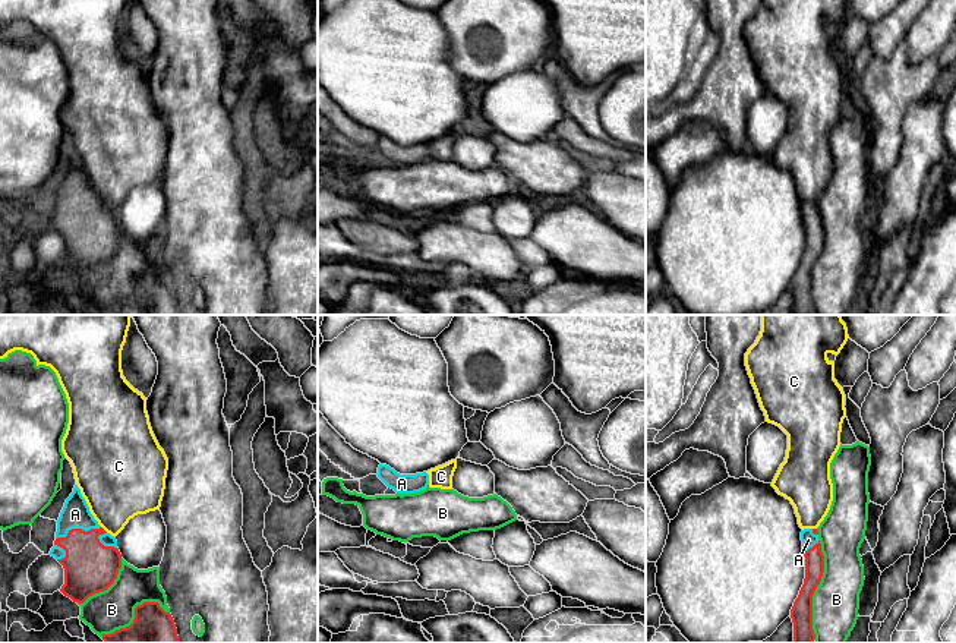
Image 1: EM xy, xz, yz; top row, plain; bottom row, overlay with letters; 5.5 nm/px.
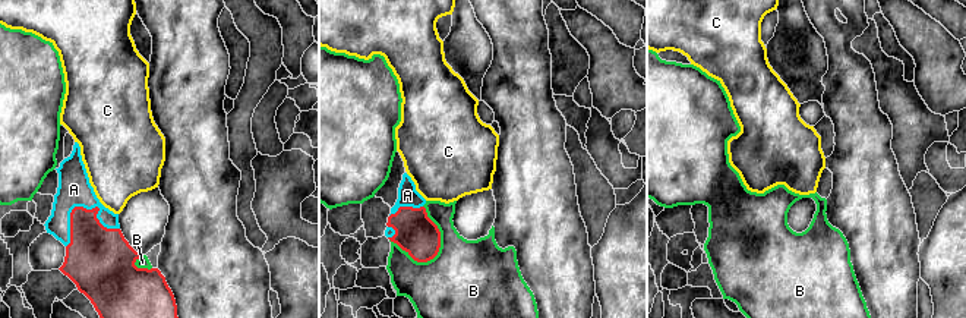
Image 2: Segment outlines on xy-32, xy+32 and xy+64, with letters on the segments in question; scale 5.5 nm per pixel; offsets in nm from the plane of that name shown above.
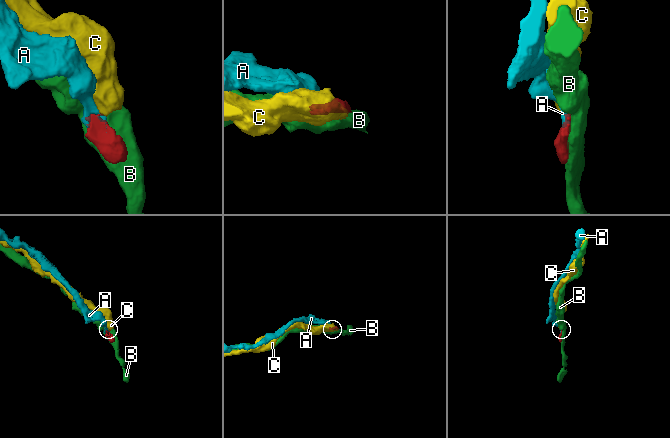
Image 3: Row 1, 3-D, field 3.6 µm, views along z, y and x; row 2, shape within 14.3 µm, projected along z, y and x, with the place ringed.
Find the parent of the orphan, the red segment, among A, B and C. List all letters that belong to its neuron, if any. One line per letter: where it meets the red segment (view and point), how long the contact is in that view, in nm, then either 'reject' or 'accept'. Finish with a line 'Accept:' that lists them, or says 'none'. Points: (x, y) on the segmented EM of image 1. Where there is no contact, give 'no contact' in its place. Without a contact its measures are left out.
A: contact xy (78, 529); length 260 nm; accept
B: contact yz (814, 591); length 550 nm; reject
C: contact xy (103, 529); length 50 nm; reject
Accept: A

